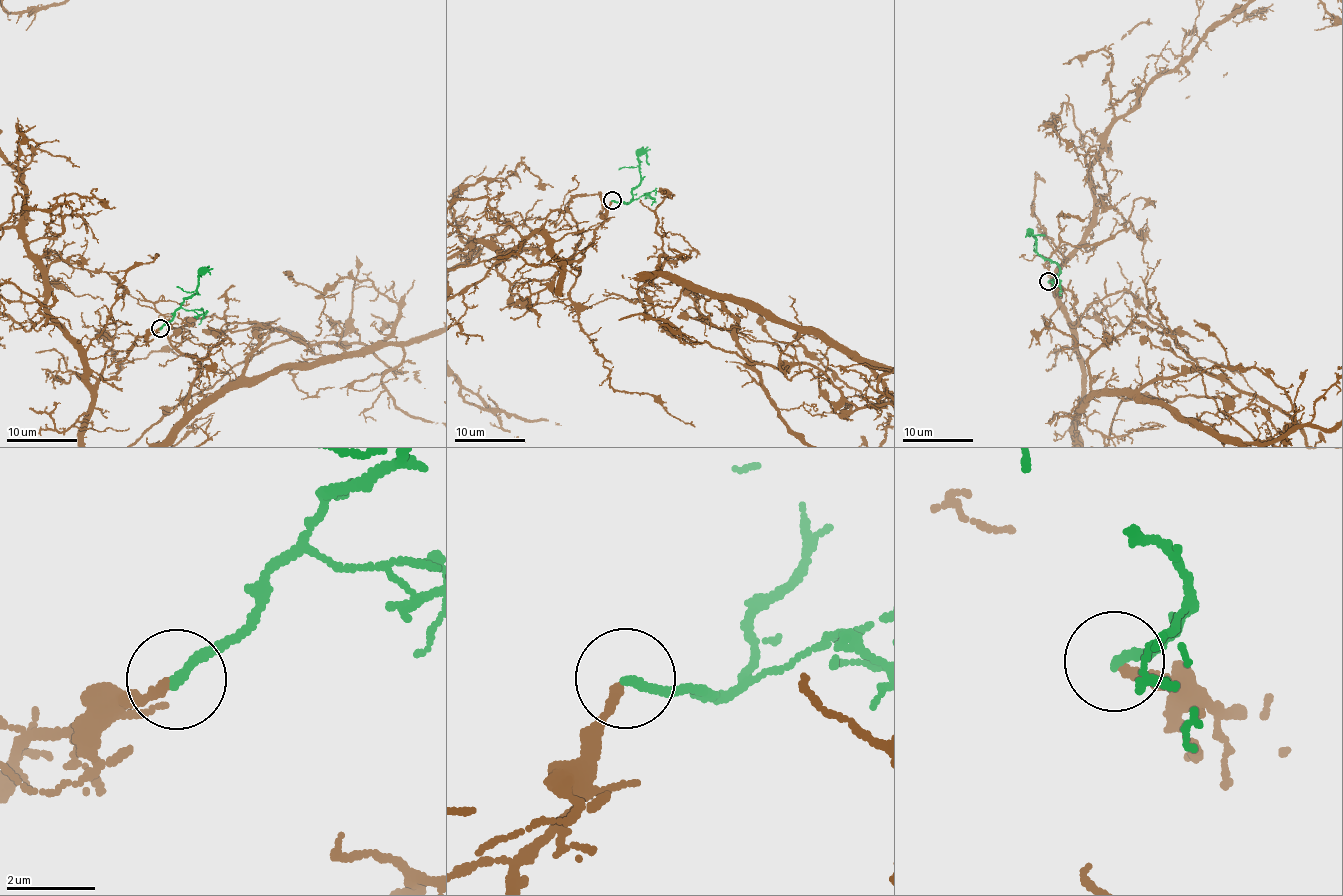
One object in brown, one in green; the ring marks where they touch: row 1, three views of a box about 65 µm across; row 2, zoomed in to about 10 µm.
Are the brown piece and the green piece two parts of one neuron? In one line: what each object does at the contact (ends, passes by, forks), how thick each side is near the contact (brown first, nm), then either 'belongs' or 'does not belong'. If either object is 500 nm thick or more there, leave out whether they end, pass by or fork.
brown ends there; green ends there; 200 nm thick on the brown side, 220 nm on the other; belongs

